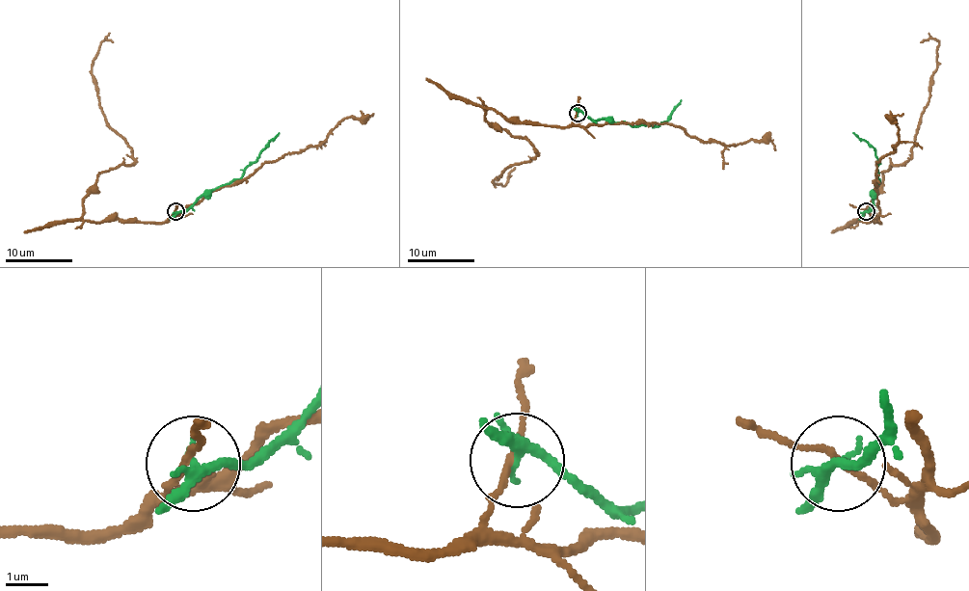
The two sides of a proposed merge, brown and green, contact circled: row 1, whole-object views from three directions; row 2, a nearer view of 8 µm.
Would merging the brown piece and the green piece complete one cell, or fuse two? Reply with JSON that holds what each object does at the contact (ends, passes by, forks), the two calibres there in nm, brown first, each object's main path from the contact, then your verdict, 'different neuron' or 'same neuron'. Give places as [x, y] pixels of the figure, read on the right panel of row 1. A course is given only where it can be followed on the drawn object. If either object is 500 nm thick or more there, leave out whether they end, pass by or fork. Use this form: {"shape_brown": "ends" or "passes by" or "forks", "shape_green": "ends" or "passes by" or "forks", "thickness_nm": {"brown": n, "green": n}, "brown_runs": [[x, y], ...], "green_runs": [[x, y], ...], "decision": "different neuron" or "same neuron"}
{"shape_brown": "passes by", "shape_green": "passes by", "thickness_nm": {"brown": 140, "green": 240}, "brown_runs": [[865, 211], [880, 223], [862, 218], [882, 173], [908, 159], [928, 100], [939, 43], [932, 39], [921, 41]], "green_runs": [[865, 211], [874, 206], [872, 196], [878, 175], [875, 150], [853, 132]], "decision": "different neuron"}

